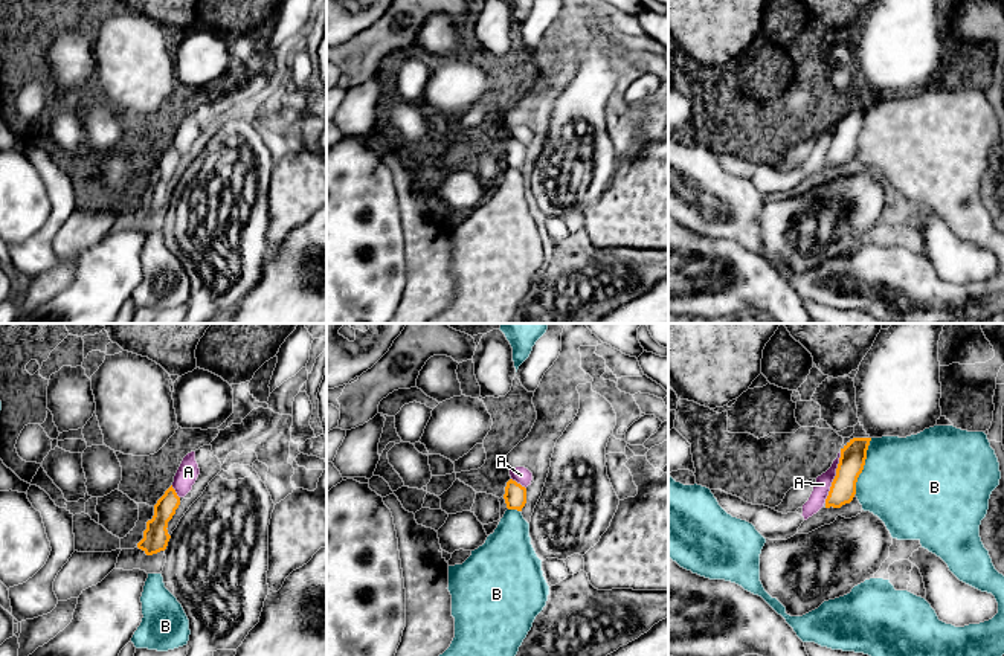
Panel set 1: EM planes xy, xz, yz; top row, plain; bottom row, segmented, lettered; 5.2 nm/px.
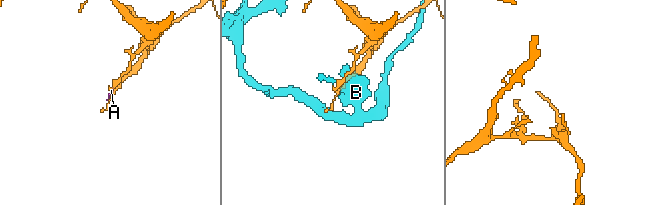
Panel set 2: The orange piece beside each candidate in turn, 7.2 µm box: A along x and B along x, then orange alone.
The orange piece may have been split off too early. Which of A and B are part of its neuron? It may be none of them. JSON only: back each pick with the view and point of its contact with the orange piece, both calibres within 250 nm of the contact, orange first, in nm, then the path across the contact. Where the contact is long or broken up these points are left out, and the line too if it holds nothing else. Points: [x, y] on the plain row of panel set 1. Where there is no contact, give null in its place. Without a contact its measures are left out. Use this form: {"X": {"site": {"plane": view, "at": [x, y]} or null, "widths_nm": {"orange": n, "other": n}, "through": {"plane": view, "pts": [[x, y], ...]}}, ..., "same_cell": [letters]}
{"same_cell": []}

